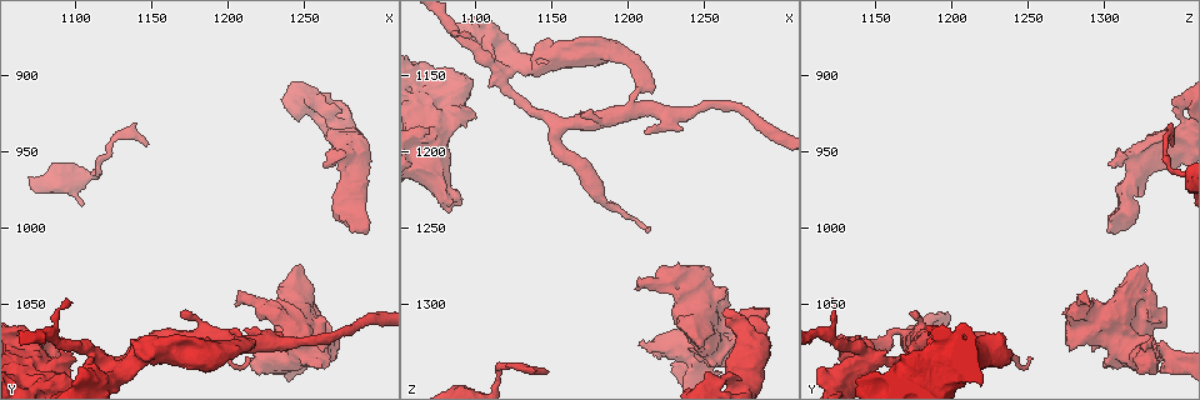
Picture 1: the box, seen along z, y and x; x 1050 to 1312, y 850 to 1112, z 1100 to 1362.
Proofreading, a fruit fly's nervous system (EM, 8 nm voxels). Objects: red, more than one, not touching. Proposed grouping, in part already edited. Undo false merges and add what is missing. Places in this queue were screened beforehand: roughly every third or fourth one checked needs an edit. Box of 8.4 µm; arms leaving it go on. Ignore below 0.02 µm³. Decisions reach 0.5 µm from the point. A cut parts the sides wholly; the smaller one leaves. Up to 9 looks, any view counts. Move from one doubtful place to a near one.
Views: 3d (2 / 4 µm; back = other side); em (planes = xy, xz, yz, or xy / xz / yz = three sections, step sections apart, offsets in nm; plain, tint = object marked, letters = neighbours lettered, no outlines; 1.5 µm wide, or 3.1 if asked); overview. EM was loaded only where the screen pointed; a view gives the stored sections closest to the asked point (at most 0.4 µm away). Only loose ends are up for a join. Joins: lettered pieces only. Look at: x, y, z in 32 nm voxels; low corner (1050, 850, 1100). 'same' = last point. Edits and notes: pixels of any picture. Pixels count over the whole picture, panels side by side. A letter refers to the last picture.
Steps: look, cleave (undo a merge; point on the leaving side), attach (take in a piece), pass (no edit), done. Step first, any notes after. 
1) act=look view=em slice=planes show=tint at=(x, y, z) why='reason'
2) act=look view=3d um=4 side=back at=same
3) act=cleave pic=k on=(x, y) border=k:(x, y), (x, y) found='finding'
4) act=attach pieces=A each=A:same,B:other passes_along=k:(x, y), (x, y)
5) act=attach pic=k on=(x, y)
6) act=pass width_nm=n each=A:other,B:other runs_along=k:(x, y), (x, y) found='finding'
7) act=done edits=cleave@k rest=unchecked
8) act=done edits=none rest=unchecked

act=look view=3d um=4 at=(1072, 1082, 1216) why='thick turns thin'

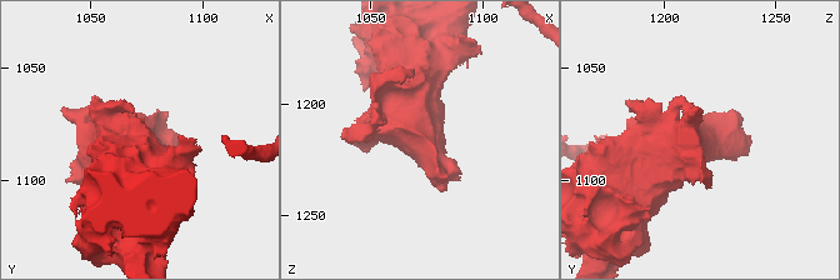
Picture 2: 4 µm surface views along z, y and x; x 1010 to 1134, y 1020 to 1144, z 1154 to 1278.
act=look view=em slice=planes show=letters at=(1072, 1084, 1216) why='now the EM'

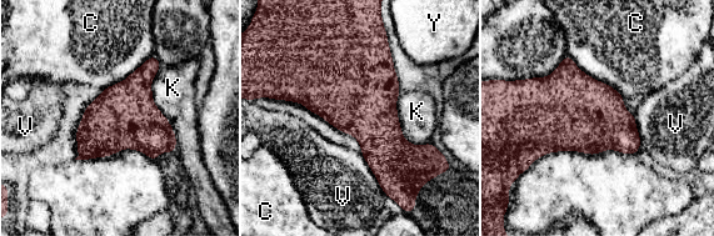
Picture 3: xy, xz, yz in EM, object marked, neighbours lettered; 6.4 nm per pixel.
act=pass each=C:other,K:other,V:other,Y:other border=3:(160, 66), (151, 99), (176, 141) found='continuous, no second cell'

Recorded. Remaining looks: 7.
act=look view=3d um=4 at=(1170, 1058, 1178) why='free end'

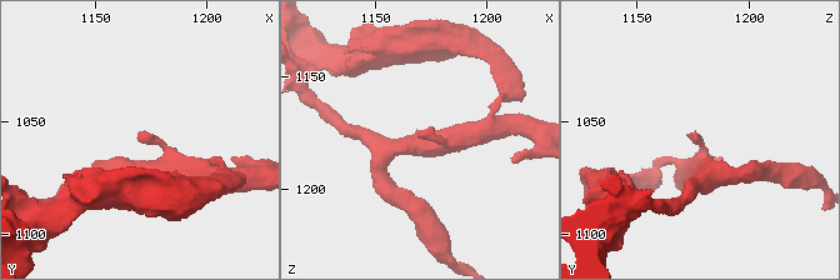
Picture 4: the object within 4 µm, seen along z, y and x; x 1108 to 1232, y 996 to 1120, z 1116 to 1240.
act=look view=em slice=planes show=letters at=(1169, 1057, 1177) why='now the EM'

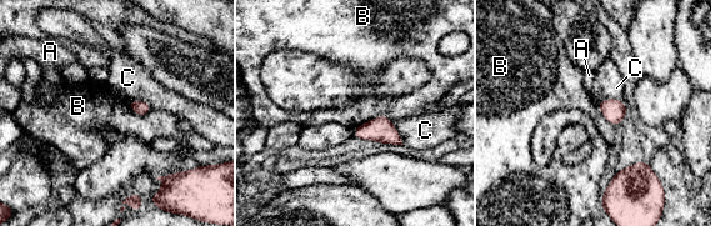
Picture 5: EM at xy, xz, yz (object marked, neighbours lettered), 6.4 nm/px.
act=pass each=A:other,B:other,C:other border=5:(392, 121), (379, 115), (353, 129) found='none of them fits'

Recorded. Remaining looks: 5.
act=look view=3d um=4 at=(1234, 1056, 1290) why='thick turns thin'

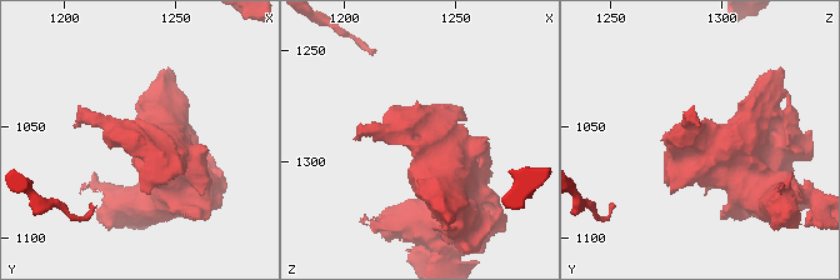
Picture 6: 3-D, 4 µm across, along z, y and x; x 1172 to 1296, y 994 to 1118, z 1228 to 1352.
act=look view=em slice=yz step=4 show=tint at=(1233, 1056, 1289)

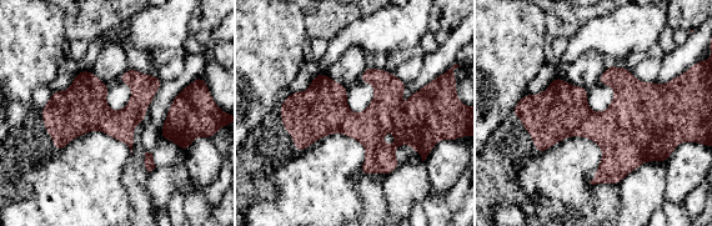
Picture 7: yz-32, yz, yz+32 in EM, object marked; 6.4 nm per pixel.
act=look view=em slice=planes show=letters at=same

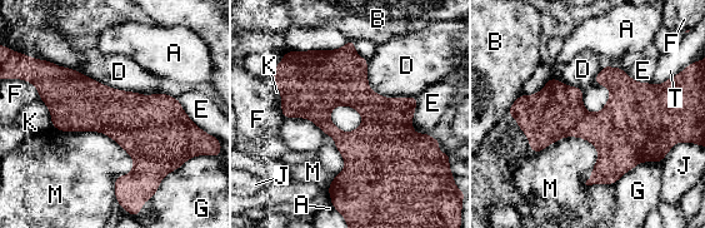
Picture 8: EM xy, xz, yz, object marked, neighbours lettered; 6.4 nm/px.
act=pass width_nm=170 longest_contact=D:800nm each=A:other,B:other,D:other,E:other,F:other,G:other,J:other,K:other,M:other,T:other found='one cell here'

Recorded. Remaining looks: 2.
act=look view=3d um=2 side=back at=(1294, 1002, 1304) why='free end'

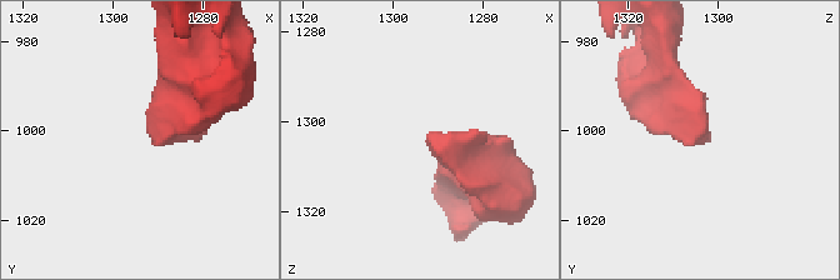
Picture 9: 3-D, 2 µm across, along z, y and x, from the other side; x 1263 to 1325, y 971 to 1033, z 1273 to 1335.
act=look view=em slice=planes show=letters at=(1293, 1000, 1303) why='now the EM'

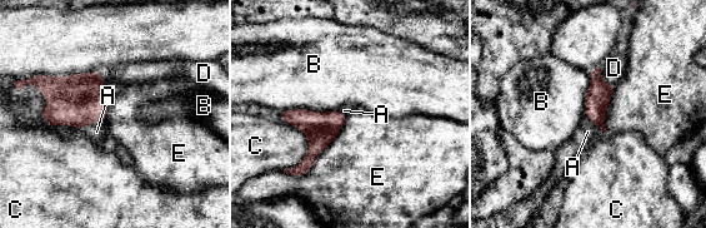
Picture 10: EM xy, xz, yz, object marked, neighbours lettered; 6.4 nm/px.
act=attach pieces=A longest_contact=E:550nm each=A:same,B:other,C:other,D:other,E:other passes_along=10:(78, 99), (94, 122), (96, 132) found='the cell continues'

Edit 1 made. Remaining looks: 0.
act=done edits=attach@10 rest=unchecked

